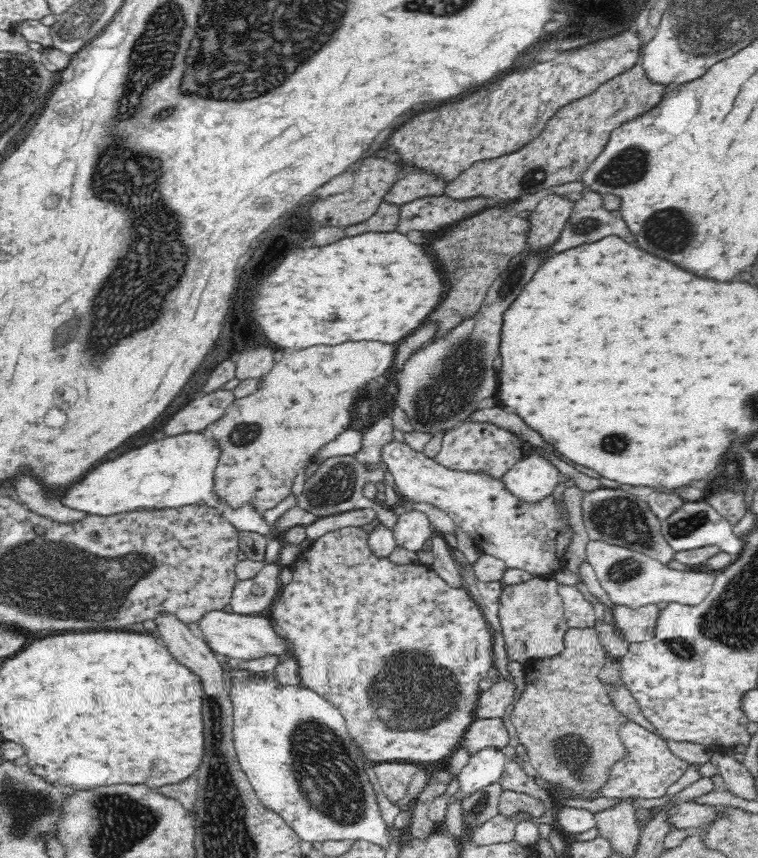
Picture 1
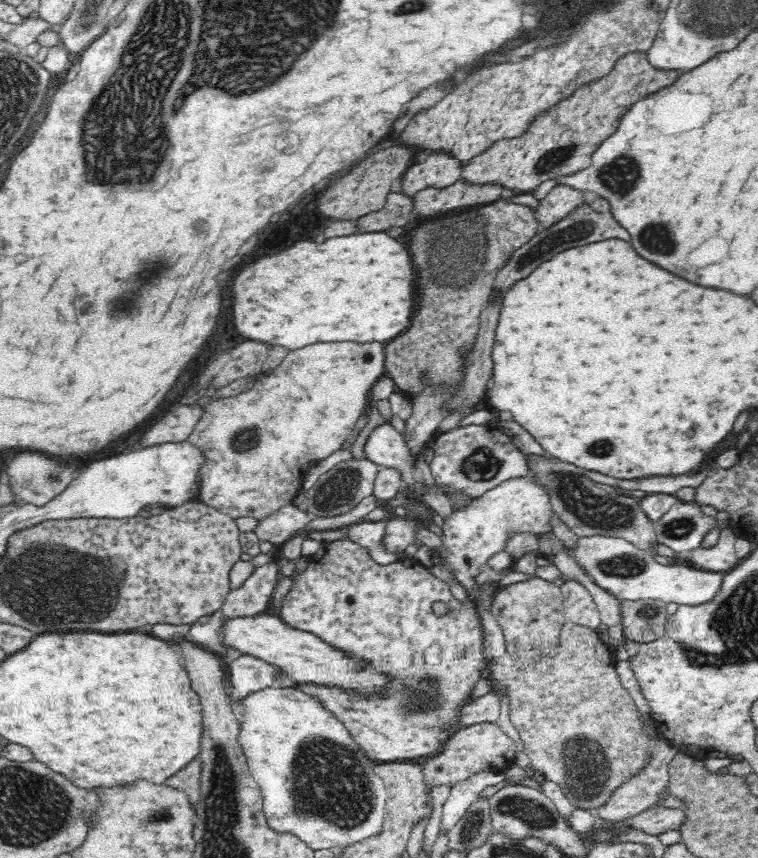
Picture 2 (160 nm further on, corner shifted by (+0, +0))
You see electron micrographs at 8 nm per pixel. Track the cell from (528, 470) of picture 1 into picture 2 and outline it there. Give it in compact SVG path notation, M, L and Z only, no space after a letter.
M536 474L517 476L502 481L492 490L487 490L476 498L465 510L453 510L450 518L444 519L442 545L433 554L444 558L442 567L454 573L456 582L466 590L480 586L474 578L487 568L487 560L503 550L508 535L518 531L532 534L548 534L553 531L552 516L555 516L547 486L540 482Z

